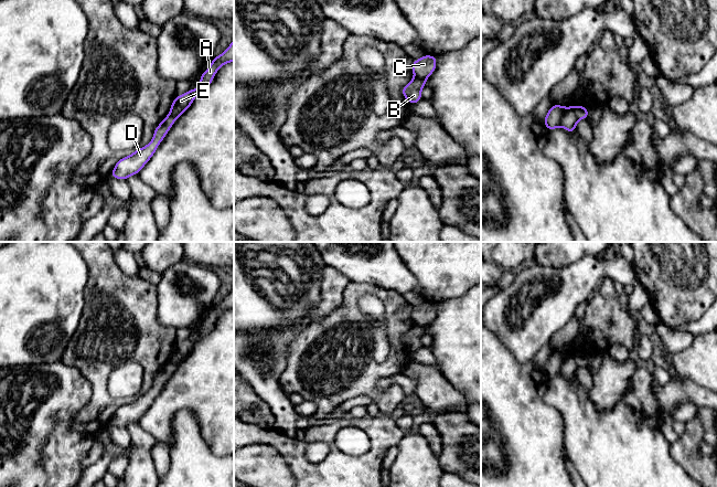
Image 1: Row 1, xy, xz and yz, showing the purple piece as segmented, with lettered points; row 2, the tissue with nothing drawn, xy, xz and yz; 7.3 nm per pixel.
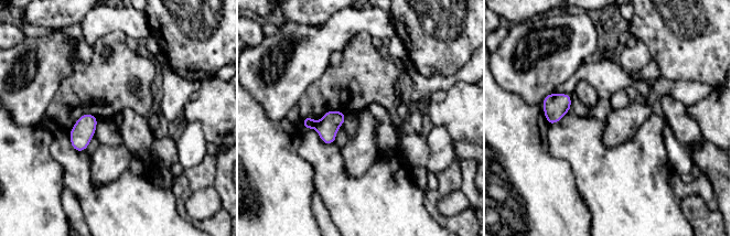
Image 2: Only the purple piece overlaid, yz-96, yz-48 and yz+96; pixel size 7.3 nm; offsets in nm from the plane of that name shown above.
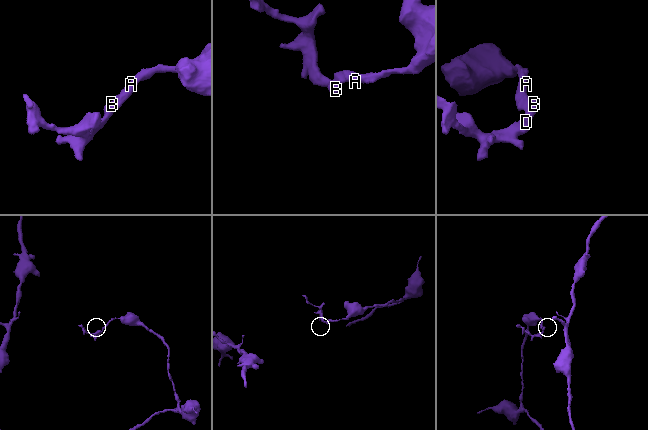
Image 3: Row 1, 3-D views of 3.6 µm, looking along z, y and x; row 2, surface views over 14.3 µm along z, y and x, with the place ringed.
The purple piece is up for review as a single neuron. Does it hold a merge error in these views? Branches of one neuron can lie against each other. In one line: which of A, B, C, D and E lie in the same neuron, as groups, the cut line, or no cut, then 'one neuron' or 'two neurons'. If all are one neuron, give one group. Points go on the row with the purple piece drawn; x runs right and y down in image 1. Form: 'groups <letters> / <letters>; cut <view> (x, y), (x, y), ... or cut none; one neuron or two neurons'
groups A C E / B D; cut yz (566, 108), (559, 125); two neurons

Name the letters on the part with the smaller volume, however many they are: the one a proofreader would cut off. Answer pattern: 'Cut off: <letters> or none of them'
Cut off: B, D

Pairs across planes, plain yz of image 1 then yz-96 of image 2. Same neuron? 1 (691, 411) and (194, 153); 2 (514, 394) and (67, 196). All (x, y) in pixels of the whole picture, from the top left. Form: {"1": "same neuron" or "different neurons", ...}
{"1": "same neuron", "2": "different neurons"}

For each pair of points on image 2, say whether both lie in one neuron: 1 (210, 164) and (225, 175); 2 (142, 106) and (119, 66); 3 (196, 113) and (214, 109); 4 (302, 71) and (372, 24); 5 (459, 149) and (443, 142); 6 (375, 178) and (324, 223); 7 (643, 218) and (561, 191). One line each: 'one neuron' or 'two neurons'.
1: two neurons
2: one neuron
3: one neuron
4: one neuron
5: two neurons
6: two neurons
7: two neurons

